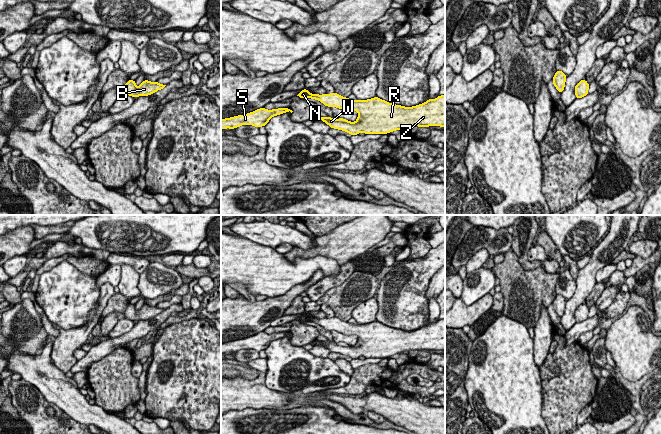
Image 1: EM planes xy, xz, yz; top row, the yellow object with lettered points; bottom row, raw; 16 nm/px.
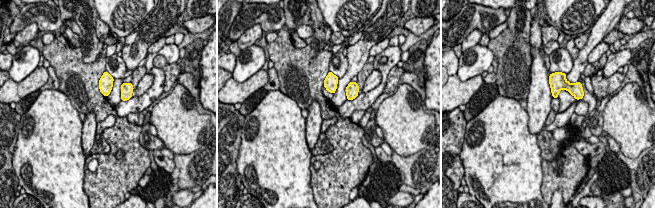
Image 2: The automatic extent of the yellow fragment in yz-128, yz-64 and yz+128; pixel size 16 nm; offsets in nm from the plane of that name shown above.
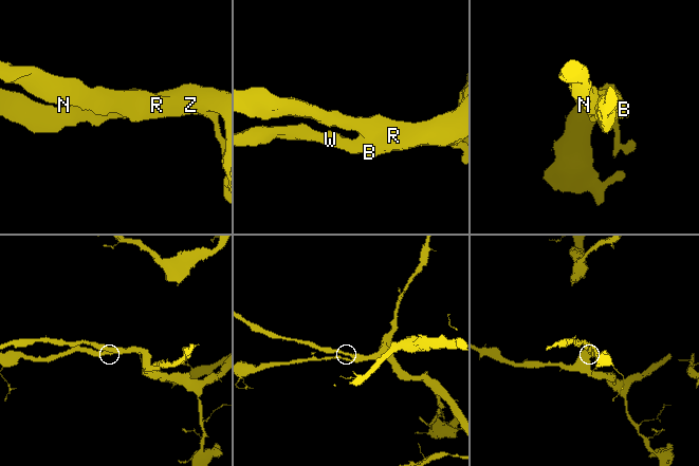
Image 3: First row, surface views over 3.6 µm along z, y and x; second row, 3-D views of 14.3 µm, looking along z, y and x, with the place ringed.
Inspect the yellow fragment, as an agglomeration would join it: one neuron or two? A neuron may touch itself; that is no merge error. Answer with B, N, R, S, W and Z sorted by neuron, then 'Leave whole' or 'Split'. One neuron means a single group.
Groups: B N R S W Z. Leave whole

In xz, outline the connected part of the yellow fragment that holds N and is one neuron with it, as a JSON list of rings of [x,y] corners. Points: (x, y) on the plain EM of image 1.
[[[303,313],[297,320],[301,323],[319,324],[328,331],[357,335],[358,342],[355,346],[343,342],[318,341],[317,339],[310,343],[313,346],[321,343],[331,352],[348,356],[351,359],[357,359],[360,356],[386,358],[410,350],[445,350],[445,319],[429,323],[425,327],[413,331],[391,328],[377,320],[368,324],[354,325],[335,316],[318,319],[309,317],[307,313]]]

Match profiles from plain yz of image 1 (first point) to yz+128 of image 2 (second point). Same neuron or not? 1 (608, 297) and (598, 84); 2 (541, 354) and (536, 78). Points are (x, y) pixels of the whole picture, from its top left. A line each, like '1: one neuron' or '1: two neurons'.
1: two neurons
2: one neuron

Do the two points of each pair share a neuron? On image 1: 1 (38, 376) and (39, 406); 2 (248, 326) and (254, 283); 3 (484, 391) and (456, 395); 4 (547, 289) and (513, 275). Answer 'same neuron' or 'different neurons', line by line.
1: different neurons
2: different neurons
3: different neurons
4: same neuron

